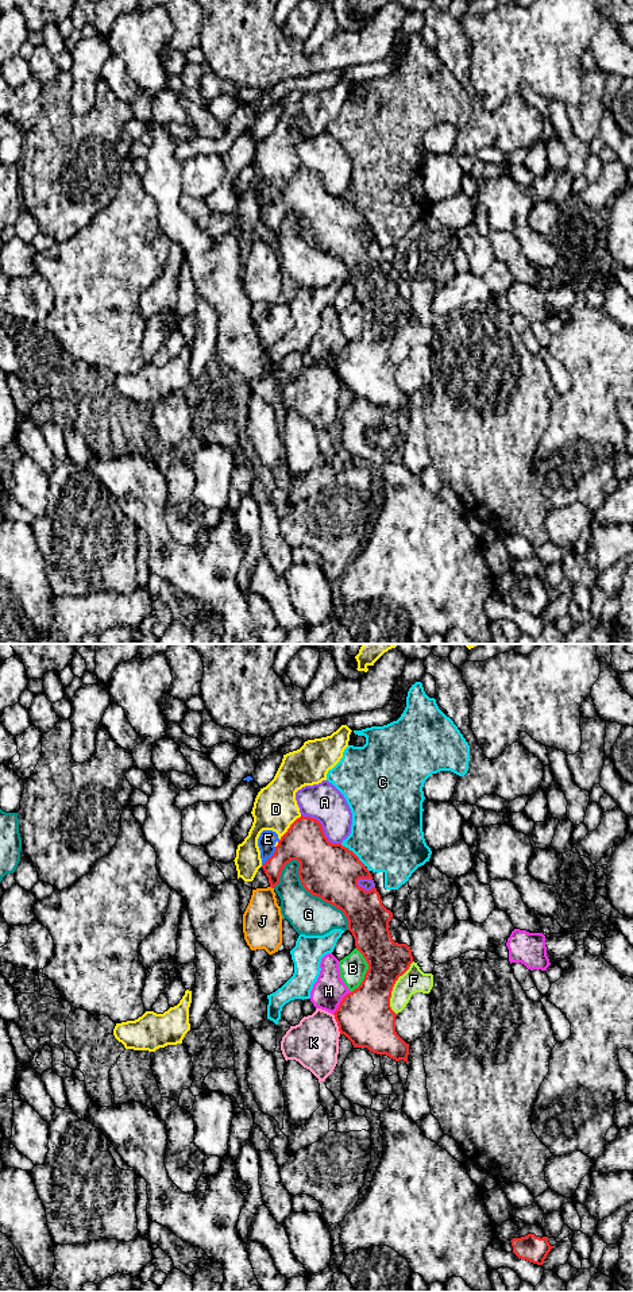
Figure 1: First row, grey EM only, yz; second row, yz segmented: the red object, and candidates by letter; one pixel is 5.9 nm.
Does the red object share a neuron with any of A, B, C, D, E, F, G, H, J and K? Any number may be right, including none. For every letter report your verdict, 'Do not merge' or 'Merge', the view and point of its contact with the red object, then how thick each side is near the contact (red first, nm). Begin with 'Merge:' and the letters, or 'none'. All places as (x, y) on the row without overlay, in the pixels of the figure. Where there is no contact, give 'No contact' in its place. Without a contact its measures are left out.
Merge: E
A: Do not merge. Touches red at yz (321, 181). Thickness 320 nm (red) against 220 nm
B: Do not merge. Touches red at yz (367, 323). Thickness 300 nm (red) against 160 nm
C: Do not merge. Touches red at yz (354, 205). Thickness 340 nm (red) against 440 nm
D: Do not merge. Touches red at yz (288, 182). Thickness 240 nm (red) against 260 nm
E: Merge. Touches red at yz (271, 208). Thickness 240 nm (red) against 110 nm
F: Do not merge. Touches red at yz (392, 340). Thickness 320 nm (red) against 150 nm
G: Do not merge. Touches red at yz (315, 247). Thickness 340 nm (red) against 240 nm
H: Do not merge. Touches red at yz (340, 354). Thickness 320 nm (red) against 190 nm
J: Do not merge. Touches red at yz (271, 239). Thickness 150 nm (red) against 240 nm
K: Do not merge. Touches red at yz (338, 375). Thickness 320 nm (red) against 300 nm

